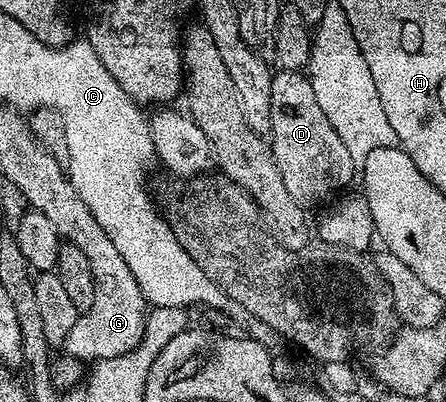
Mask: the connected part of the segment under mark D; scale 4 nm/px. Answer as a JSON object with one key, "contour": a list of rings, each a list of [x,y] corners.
{"contour":[[[276,70],[272,74],[269,117],[271,155],[277,161],[277,169],[281,169],[281,181],[285,181],[289,197],[293,197],[299,207],[312,209],[322,199],[330,200],[347,187],[346,183],[354,175],[356,178],[357,165],[349,157],[349,149],[345,149],[333,125],[329,125],[329,117],[321,113],[321,105],[317,105],[310,78],[303,71]]]}

